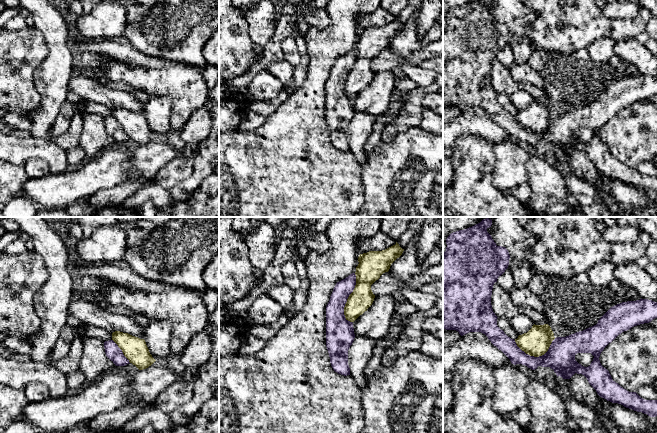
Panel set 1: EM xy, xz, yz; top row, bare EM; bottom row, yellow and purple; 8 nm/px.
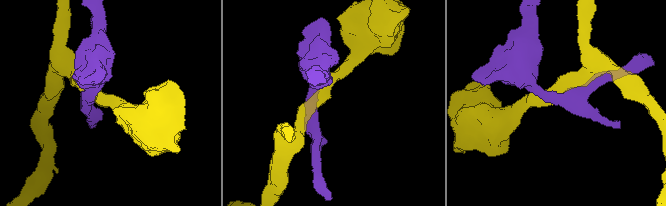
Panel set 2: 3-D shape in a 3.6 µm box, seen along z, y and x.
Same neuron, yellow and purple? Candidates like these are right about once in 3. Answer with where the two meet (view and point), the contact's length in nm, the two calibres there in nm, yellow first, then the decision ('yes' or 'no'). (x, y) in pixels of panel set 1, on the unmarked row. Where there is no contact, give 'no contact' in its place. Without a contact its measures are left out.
xz (348, 74) | 400 nm | 190/190 nm | no

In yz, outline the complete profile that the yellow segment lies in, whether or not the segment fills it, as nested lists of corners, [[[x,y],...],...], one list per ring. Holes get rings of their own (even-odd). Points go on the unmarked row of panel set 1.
[[[534,100],[527,109],[519,111],[515,118],[526,130],[539,133],[548,127],[554,115],[554,109],[548,100]]]

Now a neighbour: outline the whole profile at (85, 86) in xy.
[[[85,72],[70,78],[68,92],[76,94],[82,101],[93,101],[111,109],[120,107],[144,115],[146,104],[141,103],[133,94],[110,88]]]

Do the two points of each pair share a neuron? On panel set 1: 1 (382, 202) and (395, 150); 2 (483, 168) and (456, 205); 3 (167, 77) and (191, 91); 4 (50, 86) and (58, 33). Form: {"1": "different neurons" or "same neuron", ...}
{"1": "same neuron", "2": "same neuron", "3": "same neuron", "4": "same neuron"}

